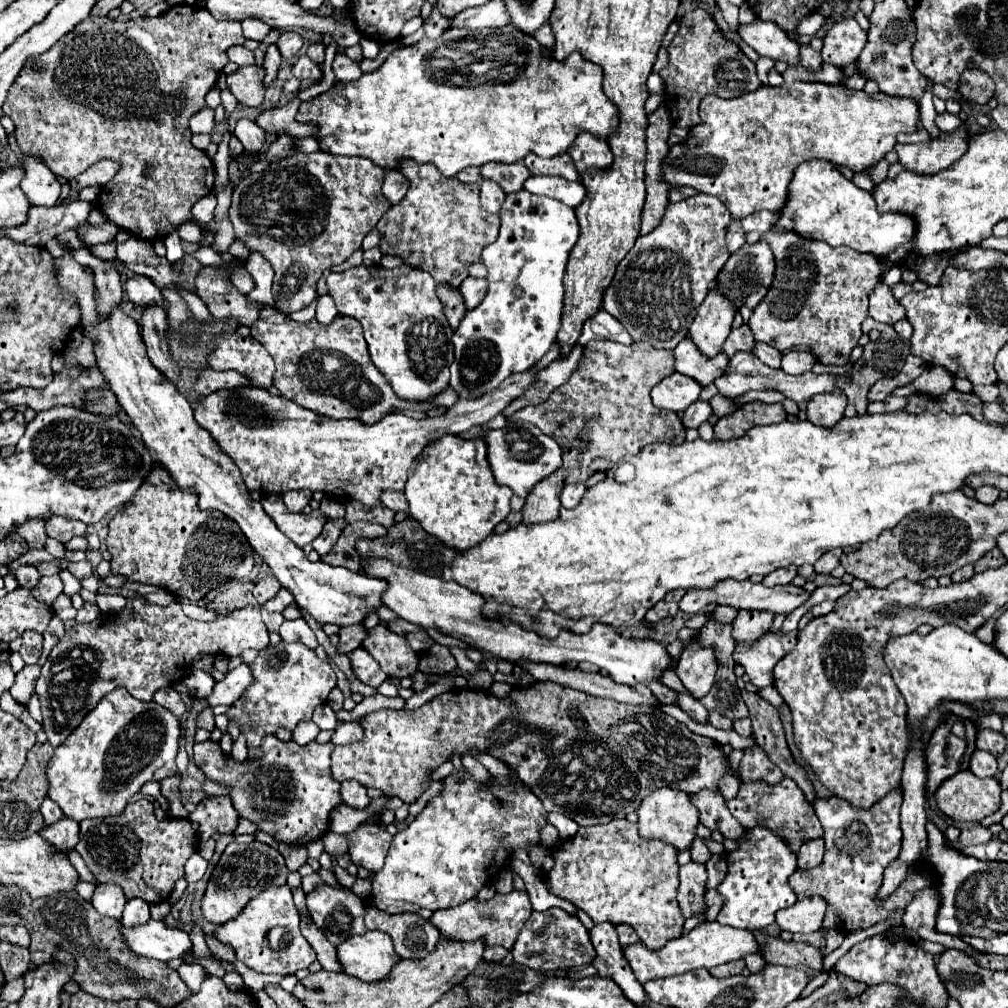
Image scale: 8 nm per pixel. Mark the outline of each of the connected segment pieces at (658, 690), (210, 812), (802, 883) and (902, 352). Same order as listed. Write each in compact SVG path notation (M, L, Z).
M649 683L649 689L653 691L653 695L663 703L663 705L671 705L675 703L675 697L677 697L677 691L673 691L671 687L667 685L657 685L657 683Z
M205 797L197 809L189 815L191 821L199 823L199 839L207 841L213 833L233 833L237 827L237 811L231 799L225 797Z
M899 789L891 791L887 799L883 797L871 809L855 809L839 797L815 797L815 811L823 825L823 839L827 843L825 859L815 869L797 869L789 877L789 885L797 899L819 895L827 901L825 927L843 927L845 931L867 929L879 921L887 921L891 927L903 925L905 907L913 901L917 891L925 887L937 887L937 875L929 863L917 863L909 867L907 877L887 899L879 899L879 887L883 883L883 871L899 859L901 851L901 827L899 827L899 807L903 793Z
M879 323L877 327L881 331L881 337L877 341L871 341L865 345L865 351L861 355L861 359L853 365L851 369L851 375L853 375L853 383L843 387L849 403L847 403L847 409L845 409L845 415L847 417L855 417L855 415L863 415L867 413L867 391L873 383L877 383L879 379L883 377L891 377L891 375L897 375L901 369L903 369L903 363L909 355L909 341L905 341L901 335L895 333L895 329L891 325L885 325L885 323Z

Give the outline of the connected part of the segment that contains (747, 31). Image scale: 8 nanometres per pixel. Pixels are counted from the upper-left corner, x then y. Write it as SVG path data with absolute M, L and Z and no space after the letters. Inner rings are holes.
M755 19L749 25L741 25L739 35L759 55L771 57L775 61L785 61L787 65L793 65L793 67L801 65L801 59L799 59L801 45L789 39L783 29L775 27L775 23L765 23Z

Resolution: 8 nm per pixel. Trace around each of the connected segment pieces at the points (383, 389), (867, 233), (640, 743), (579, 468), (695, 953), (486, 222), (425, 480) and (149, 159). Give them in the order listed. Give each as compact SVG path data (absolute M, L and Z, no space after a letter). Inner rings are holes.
M263 305L259 319L249 329L251 337L263 343L277 365L273 385L279 389L279 393L321 415L377 423L393 409L427 411L435 405L451 407L459 399L451 387L431 403L405 403L397 399L389 381L371 363L361 323L347 315L337 315L329 325L323 325L317 319L311 319L309 323L297 323L275 307Z
M827 161L801 163L789 185L789 201L781 211L777 223L779 229L797 231L801 237L821 239L831 247L851 247L861 253L873 253L877 259L885 259L903 243L915 239L915 219L911 215L879 215L871 191L857 187L837 167Z
M551 681L515 687L505 699L477 689L449 691L445 693L445 703L441 697L435 697L417 711L373 711L361 719L361 727L365 735L359 743L335 747L331 753L331 773L337 781L355 779L363 787L379 787L385 795L397 795L405 803L413 803L425 791L427 769L439 767L443 761L451 759L453 753L465 755L469 749L479 749L507 763L519 779L531 787L547 811L563 813L577 825L595 825L625 817L637 811L643 797L659 787L671 787L691 795L701 789L719 791L719 781L733 771L723 745L693 733L687 725L665 715L661 709L623 705Z
M591 341L585 345L585 355L565 385L555 389L545 403L519 409L511 417L537 425L563 449L563 465L527 497L523 525L555 519L561 509L559 495L563 487L573 481L587 481L595 471L601 471L601 463L611 467L621 457L637 455L645 445L655 441L683 441L683 431L673 431L685 429L681 419L675 419L671 411L659 411L649 397L651 387L673 371L673 351L655 349L649 343L625 347L611 341Z
M707 921L699 927L695 927L691 933L681 935L677 939L671 939L659 951L649 951L643 943L637 943L637 945L631 945L631 947L625 949L627 961L629 961L635 977L643 985L647 981L681 975L685 971L695 971L695 969L701 969L701 967L711 969L715 965L723 965L723 963L729 963L729 961L735 961L735 959L743 959L749 953L759 953L759 943L757 943L755 935L751 931L719 925L717 921Z
M399 163L399 171L409 179L409 191L377 223L381 233L379 249L385 255L399 255L407 265L431 273L437 283L447 281L459 287L469 275L467 265L477 263L481 249L497 239L499 215L489 215L481 209L477 183L467 185L455 177L447 179L431 163Z
M443 435L443 439L431 441L419 459L415 459L409 479L405 485L405 497L409 501L409 513L413 519L417 519L425 531L441 539L447 547L467 551L481 543L487 535L493 533L493 527L509 515L509 499L513 491L505 485L497 485L493 479L493 471L487 459L487 443L477 437L477 439L463 439L459 435Z
M175 5L159 17L137 17L125 23L87 17L55 47L25 63L3 103L3 113L15 123L15 139L21 151L43 157L55 175L73 179L81 169L89 169L101 159L115 159L121 171L100 189L98 208L111 223L135 237L159 241L181 223L193 221L191 207L213 191L215 167L205 151L191 145L189 119L205 105L207 91L229 63L225 51L243 41L239 21L217 21L197 5ZM147 167L151 167L151 173L145 173Z

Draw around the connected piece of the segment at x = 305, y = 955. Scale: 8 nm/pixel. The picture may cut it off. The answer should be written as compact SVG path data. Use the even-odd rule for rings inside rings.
M287 885L269 887L247 903L247 907L231 921L215 929L219 941L229 943L237 951L237 959L259 973L293 975L299 969L307 969L315 961L315 951L299 929L299 913L293 903L293 893Z

